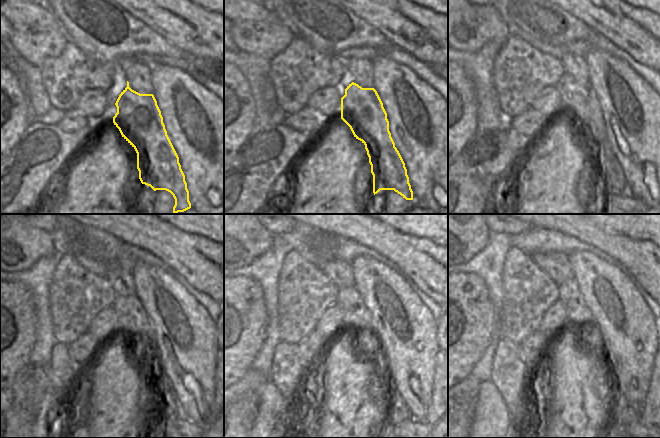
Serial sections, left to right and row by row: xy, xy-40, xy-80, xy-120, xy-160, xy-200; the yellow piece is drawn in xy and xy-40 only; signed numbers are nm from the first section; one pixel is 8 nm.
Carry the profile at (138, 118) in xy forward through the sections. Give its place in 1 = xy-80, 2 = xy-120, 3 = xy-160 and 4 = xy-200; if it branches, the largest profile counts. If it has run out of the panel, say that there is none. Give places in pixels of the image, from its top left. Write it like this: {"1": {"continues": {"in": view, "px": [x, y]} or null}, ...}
{"1": {"continues": {"in": "xy-80", "px": [581, 100]}}, "2": {"continues": {"in": "xy-120", "px": [133, 322]}}, "3": {"continues": {"in": "xy-160", "px": [357, 319]}}, "4": {"continues": {"in": "xy-200", "px": [578, 314]}}}

